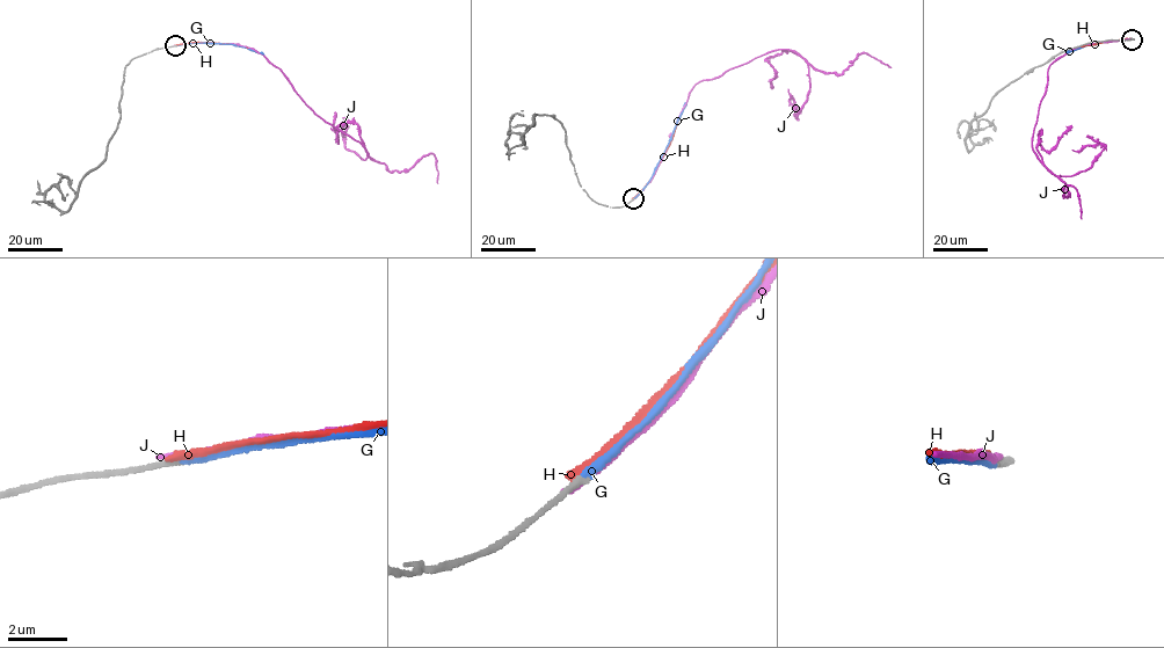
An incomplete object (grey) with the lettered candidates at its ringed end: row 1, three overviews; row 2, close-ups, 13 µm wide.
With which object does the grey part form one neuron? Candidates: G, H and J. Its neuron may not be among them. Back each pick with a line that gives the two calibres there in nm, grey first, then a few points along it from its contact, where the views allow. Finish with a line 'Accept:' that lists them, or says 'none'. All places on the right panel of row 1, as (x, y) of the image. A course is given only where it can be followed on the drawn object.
G: 190 nm thick on the grey side, 190 nm on the other; it runs (1132, 39), (1091, 44), (1067, 52)
Accept: G

